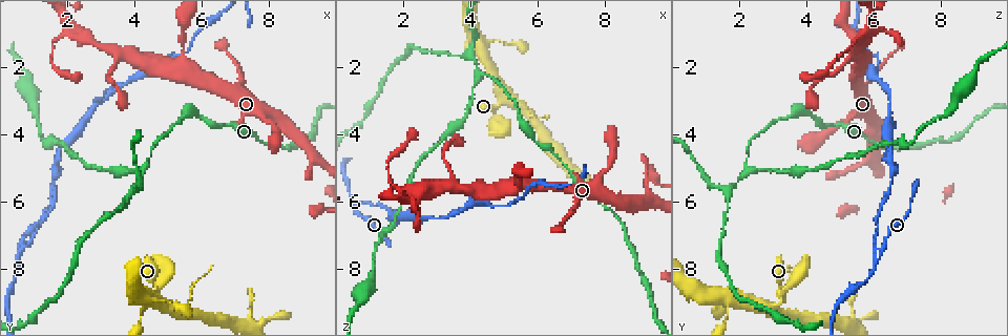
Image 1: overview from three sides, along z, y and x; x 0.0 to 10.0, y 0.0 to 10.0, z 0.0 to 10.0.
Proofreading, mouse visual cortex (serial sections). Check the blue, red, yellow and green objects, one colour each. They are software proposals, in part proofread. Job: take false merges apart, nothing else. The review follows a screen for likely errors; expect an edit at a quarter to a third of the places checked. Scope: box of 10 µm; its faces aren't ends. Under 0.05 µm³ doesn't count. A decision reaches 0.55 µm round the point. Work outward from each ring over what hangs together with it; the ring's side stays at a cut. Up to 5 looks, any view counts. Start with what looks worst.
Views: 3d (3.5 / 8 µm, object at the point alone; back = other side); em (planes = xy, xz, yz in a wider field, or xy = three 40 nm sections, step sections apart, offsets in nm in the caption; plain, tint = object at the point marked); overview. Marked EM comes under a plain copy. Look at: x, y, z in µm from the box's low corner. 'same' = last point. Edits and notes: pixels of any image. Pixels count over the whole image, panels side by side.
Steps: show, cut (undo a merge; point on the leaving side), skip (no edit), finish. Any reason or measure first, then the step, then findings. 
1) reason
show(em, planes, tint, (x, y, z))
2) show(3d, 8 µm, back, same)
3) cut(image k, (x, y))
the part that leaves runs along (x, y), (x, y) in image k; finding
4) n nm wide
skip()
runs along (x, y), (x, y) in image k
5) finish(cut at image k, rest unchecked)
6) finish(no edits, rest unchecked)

abrupt turn
show(3d, 3.5 µm, (4.30, 5.00, 2.25))

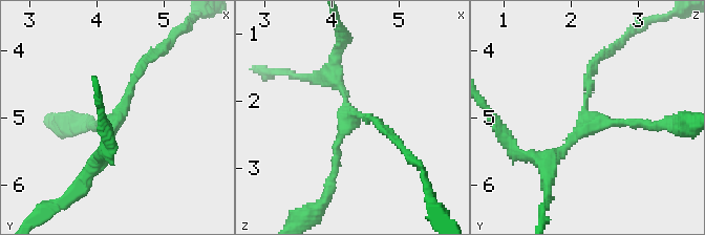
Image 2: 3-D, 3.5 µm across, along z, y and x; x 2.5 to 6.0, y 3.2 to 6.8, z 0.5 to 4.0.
3 arms; arms of 150, 150, 150 nm
show(em, xy, step 2, tint, (4.30, 5.00, 2.30))

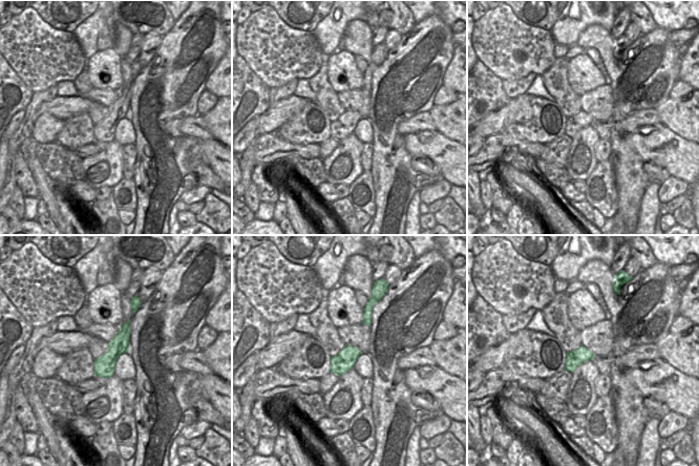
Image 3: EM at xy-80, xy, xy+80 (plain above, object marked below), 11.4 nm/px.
skip()
runs along (149, 60), (123, 111), (94, 125) in image 2; one cell here

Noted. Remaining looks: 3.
abrupt turn
show(3d, 3.5 µm, (0.70, 7.40, 6.15))

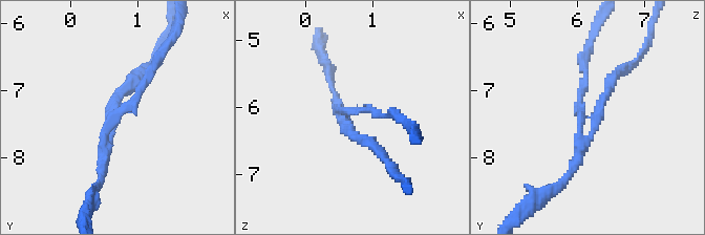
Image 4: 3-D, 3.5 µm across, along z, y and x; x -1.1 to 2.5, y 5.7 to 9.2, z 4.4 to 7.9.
show(em, xy, step 3, tint, (0.65, 7.45, 6.20))

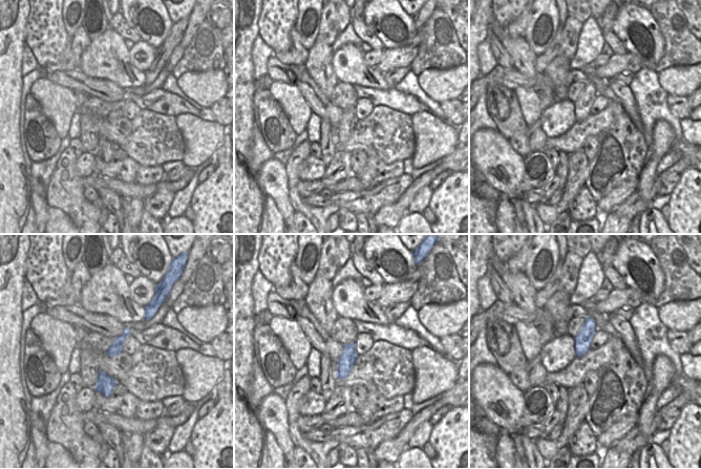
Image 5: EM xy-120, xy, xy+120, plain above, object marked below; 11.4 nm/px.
cut(image 4, (582, 89))
the part that leaves runs along (583, 119), (578, 99), (589, 41) in image 4; two cells meet here

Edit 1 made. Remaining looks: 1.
finish(cut at image 4, rest unchecked)

